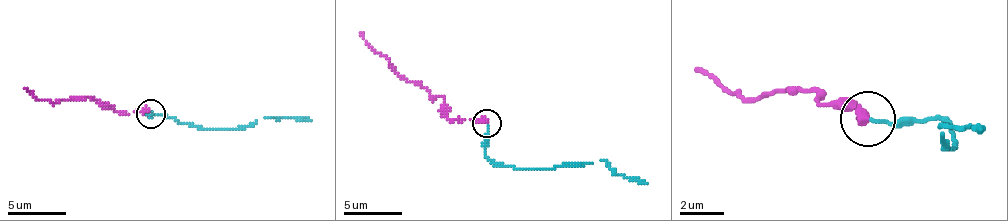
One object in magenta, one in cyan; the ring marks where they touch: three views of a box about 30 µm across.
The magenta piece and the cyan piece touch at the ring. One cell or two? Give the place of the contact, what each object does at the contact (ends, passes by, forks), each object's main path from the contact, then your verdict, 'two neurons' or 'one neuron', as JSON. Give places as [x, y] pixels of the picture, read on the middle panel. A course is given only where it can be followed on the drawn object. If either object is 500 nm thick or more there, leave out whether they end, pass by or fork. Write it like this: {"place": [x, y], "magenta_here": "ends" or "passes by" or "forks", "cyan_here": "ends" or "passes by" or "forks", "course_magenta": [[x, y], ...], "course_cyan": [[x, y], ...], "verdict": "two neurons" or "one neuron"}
{"place": [487, 123], "magenta_here": "ends", "cyan_here": "ends", "course_magenta": [[488, 122], [450, 119], [444, 99], [407, 82], [360, 33]], "course_cyan": [[488, 125], [485, 154], [496, 163], [540, 169], [580, 166], [603, 160], [615, 174], [647, 183]], "verdict": "one neuron"}

